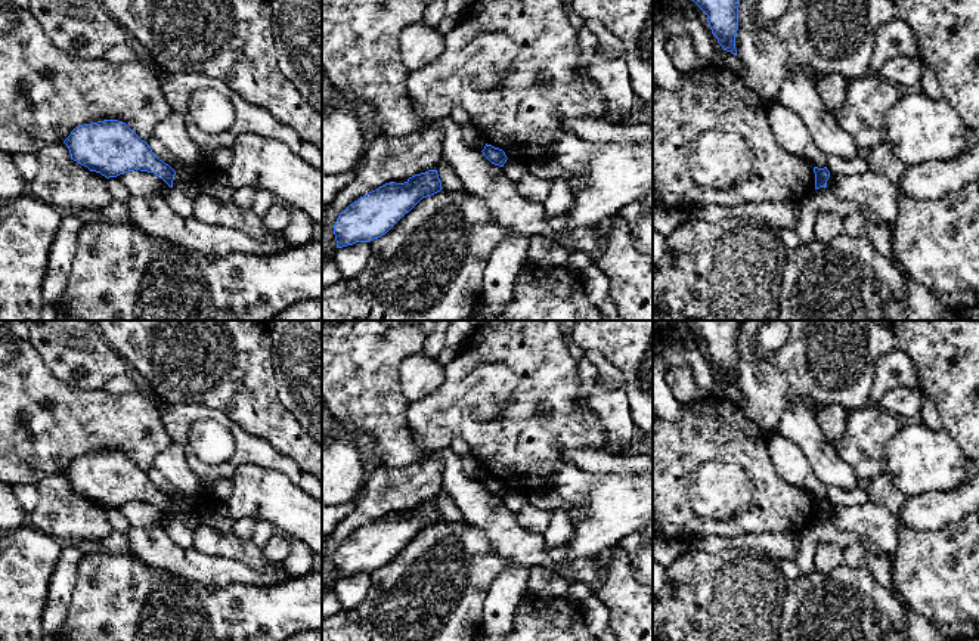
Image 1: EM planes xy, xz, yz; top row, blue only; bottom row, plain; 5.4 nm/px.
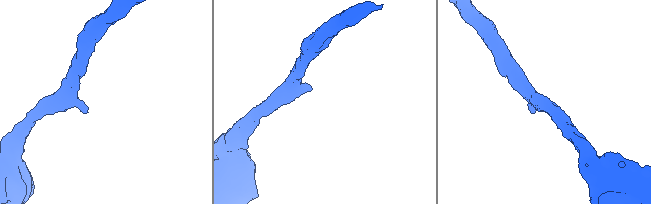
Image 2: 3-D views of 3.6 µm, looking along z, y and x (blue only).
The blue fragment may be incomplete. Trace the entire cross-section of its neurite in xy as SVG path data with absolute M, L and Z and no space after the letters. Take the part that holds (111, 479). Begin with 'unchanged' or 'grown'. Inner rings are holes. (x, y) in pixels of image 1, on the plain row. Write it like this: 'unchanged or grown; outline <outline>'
unchanged; outline M103 450L78 456L63 474L71 490L106 510L140 501L157 505L173 518L176 502L123 452Z

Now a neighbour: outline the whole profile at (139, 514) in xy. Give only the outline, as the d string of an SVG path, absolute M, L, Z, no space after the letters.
M127 502L117 510L127 518L131 527L162 527L165 529L170 518L162 510L148 502Z

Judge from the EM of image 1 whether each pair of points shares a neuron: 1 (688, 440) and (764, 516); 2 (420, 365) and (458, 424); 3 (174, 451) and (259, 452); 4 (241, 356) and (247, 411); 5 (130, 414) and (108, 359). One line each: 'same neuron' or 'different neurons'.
1: same neuron
2: different neurons
3: different neurons
4: same neuron
5: different neurons

